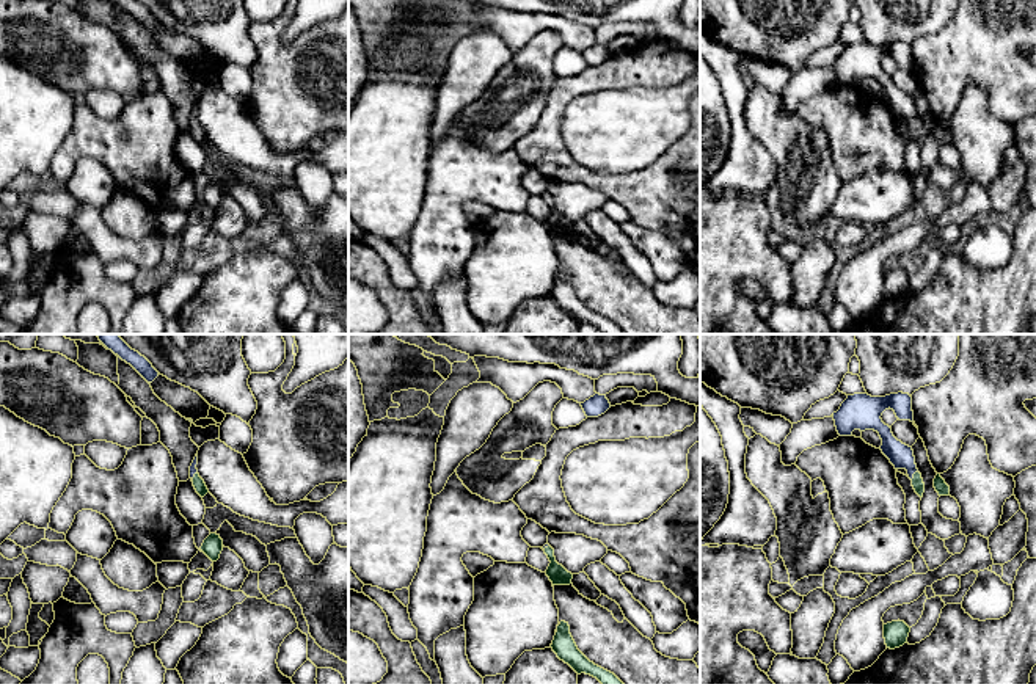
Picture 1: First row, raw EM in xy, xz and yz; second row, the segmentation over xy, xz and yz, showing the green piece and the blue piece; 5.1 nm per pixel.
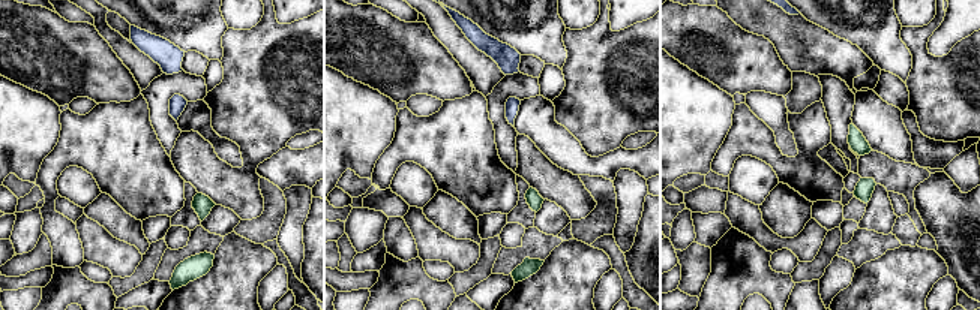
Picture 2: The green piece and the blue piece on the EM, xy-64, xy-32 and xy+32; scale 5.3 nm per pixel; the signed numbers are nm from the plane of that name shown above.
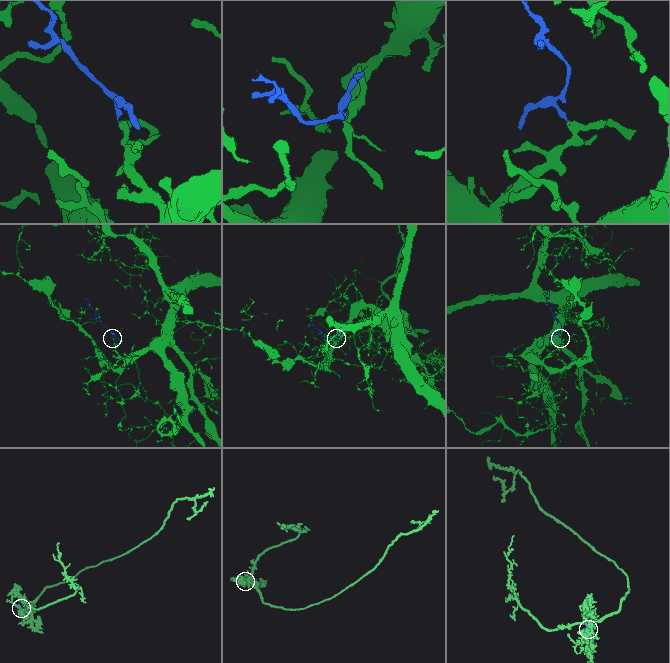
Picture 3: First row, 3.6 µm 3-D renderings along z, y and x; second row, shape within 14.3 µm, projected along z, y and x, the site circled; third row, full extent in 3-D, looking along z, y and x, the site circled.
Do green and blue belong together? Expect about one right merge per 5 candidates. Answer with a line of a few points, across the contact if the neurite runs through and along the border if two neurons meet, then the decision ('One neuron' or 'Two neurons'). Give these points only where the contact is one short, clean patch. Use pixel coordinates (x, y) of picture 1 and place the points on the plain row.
Line: yz (917, 130), (914, 124), (911, 115), (901, 105). One neuron

